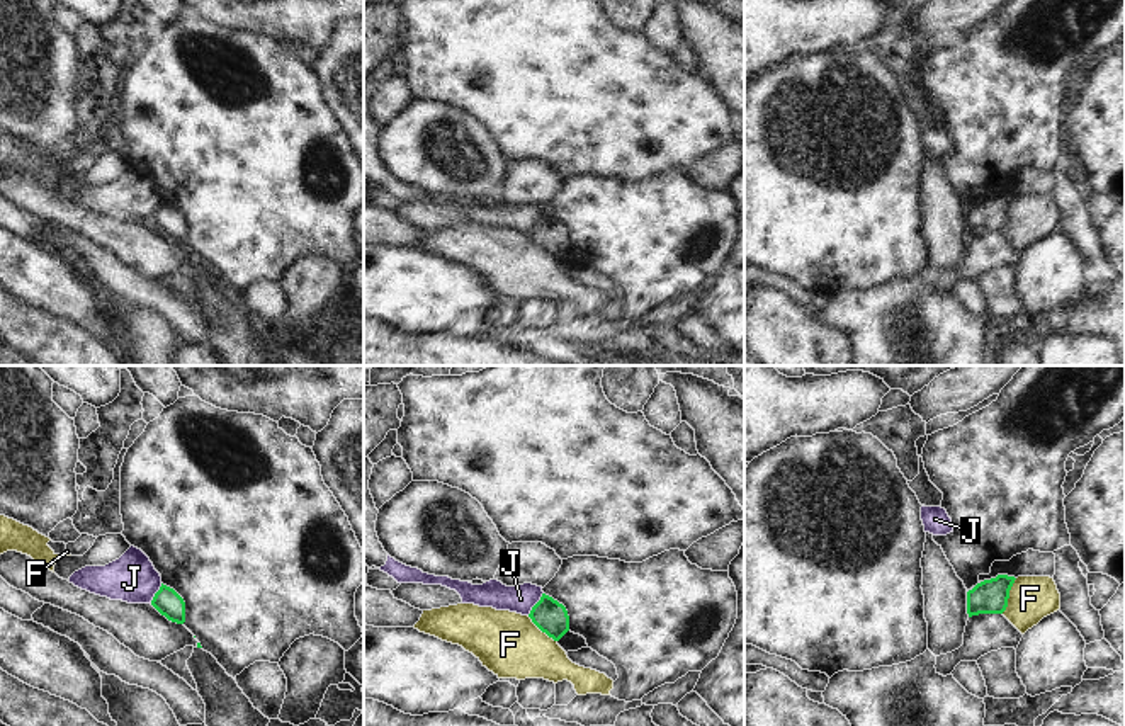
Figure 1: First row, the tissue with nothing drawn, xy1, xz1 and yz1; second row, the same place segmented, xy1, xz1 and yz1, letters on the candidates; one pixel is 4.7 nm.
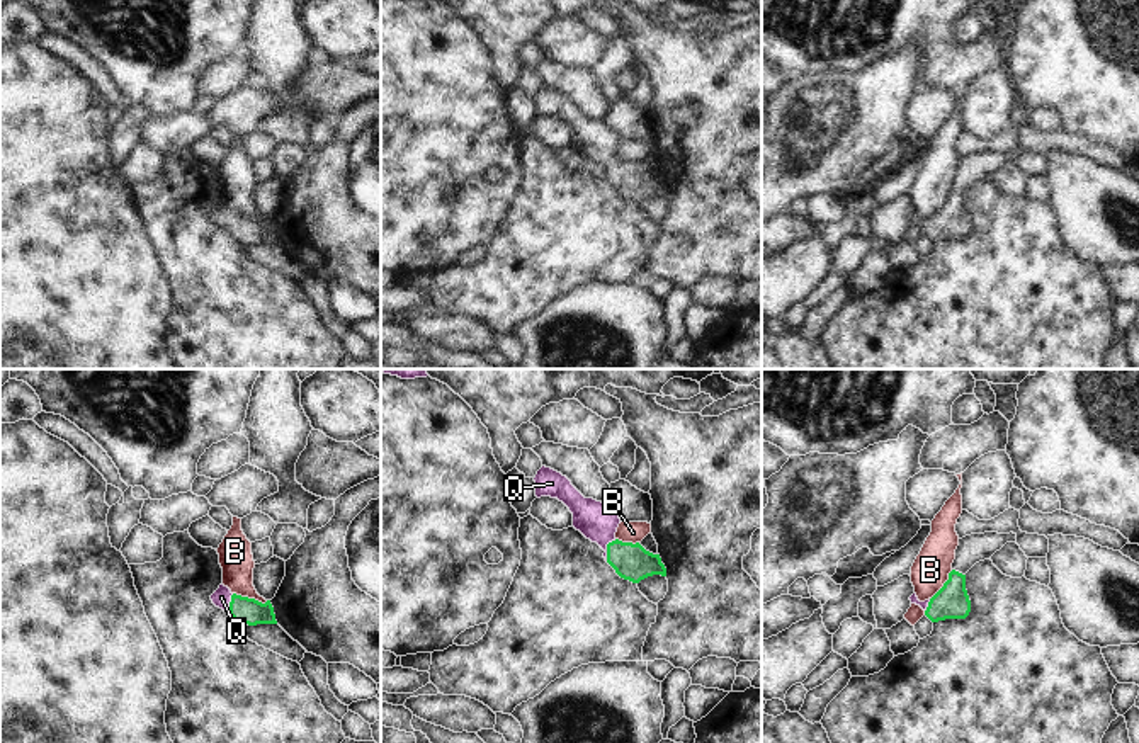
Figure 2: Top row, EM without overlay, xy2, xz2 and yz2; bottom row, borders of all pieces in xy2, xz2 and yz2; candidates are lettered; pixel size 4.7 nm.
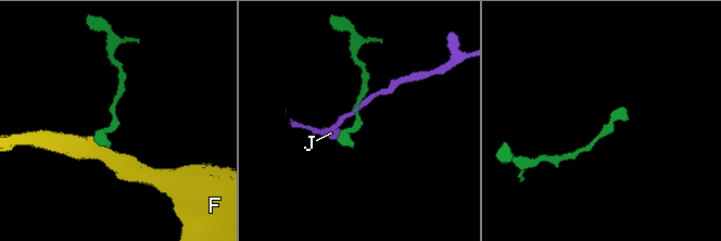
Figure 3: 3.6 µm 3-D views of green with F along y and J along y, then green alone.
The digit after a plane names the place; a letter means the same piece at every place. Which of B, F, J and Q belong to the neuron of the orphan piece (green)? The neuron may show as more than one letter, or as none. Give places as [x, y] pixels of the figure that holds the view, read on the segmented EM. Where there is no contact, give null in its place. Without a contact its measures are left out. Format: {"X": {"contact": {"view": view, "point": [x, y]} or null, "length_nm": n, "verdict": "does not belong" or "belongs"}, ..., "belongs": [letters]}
{"B": {"contact": {"view": "xy2", "point": [250, 599]}, "length_nm": 170, "verdict": "does not belong"}, "F": {"contact": {"view": "yz1", "point": [1008, 595]}, "length_nm": 180, "verdict": "does not belong"}, "J": {"contact": {"view": "xz1", "point": [536, 604]}, "length_nm": 130, "verdict": "does not belong"}, "Q": {"contact": {"view": "xz2", "point": [607, 548]}, "length_nm": 120, "verdict": "belongs"}, "belongs": ["Q"]}

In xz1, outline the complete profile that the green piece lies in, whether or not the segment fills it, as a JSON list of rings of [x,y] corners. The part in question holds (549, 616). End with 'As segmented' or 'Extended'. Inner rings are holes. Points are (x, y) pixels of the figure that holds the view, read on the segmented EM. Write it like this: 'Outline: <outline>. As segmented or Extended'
Outline: [[[542,593],[540,600],[532,607],[529,617],[554,641],[559,641],[569,631],[566,607],[546,593]]]. As segmented.

